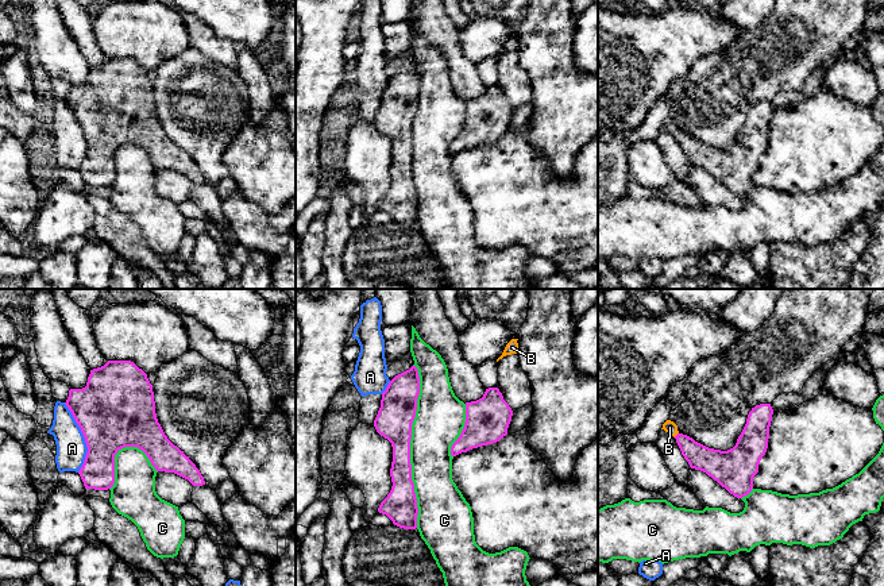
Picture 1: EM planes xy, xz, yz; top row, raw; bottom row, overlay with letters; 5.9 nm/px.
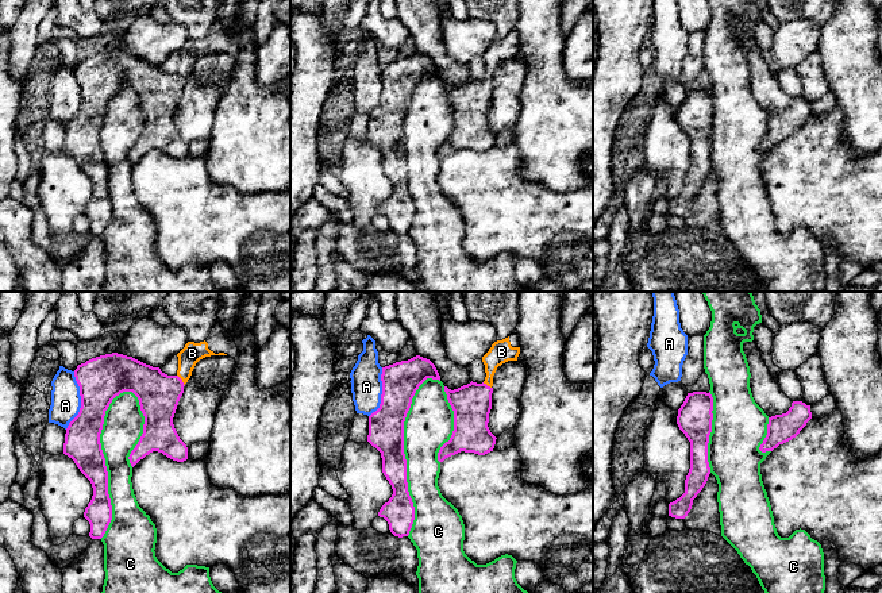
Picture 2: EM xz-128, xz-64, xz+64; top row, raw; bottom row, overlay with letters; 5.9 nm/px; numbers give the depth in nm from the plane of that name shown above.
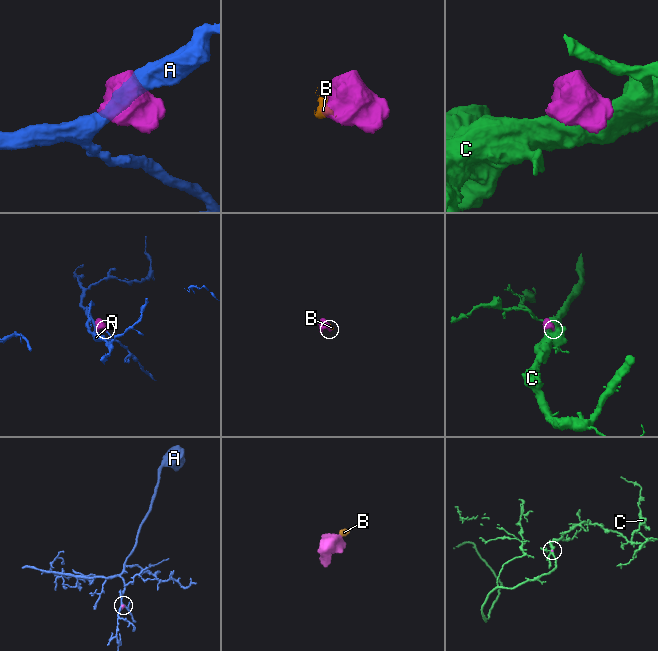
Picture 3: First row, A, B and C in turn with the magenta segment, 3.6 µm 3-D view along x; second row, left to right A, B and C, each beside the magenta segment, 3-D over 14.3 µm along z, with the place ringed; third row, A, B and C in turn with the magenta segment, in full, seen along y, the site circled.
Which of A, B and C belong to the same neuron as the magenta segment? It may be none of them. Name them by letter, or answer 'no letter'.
B

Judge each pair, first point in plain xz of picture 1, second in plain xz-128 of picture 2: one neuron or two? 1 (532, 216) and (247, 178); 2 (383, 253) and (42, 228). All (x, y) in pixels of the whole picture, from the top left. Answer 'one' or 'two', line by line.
1: two
2: one

